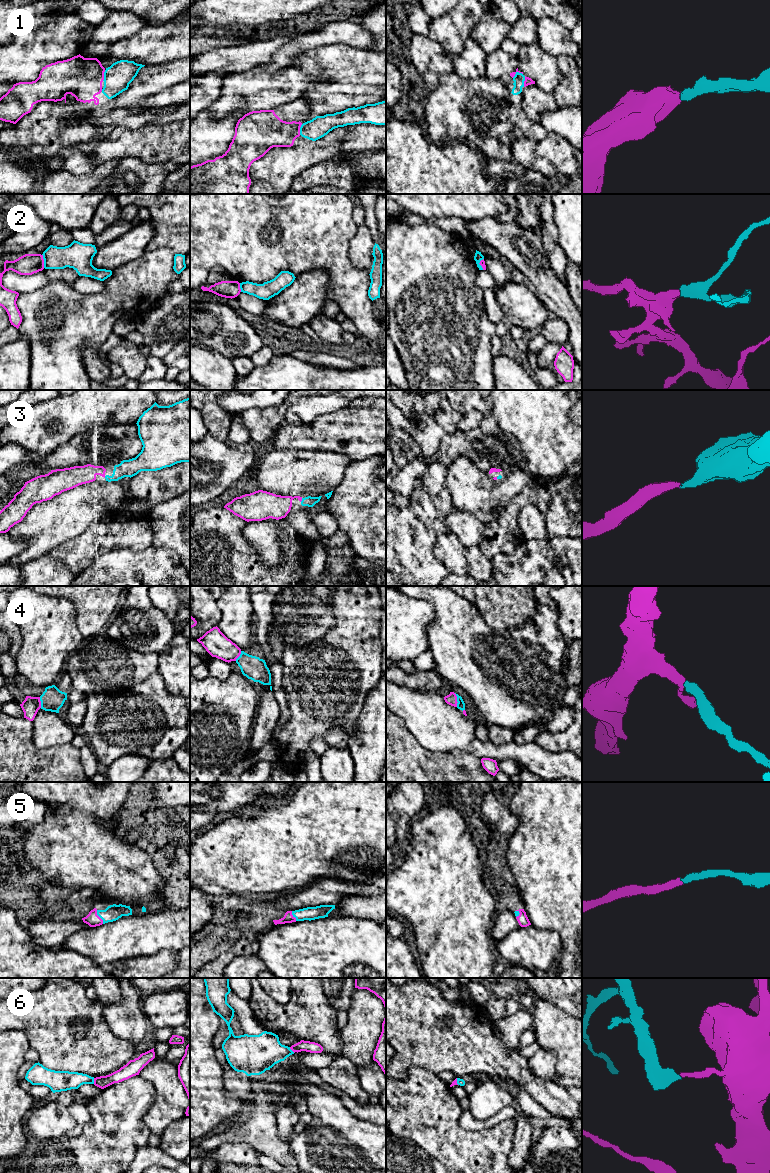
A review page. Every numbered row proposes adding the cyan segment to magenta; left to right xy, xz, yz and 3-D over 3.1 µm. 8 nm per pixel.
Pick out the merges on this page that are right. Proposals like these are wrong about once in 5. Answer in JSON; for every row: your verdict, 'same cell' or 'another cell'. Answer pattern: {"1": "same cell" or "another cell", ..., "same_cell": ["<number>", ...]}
{"1": "same cell", "2": "another cell", "3": "same cell", "4": "same cell", "5": "same cell", "6": "another cell", "same_cell": ["1", "3", "4", "5"]}

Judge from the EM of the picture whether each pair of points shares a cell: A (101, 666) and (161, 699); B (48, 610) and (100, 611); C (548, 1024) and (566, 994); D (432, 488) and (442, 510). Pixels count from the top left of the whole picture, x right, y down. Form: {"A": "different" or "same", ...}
{"A": "different", "B": "different", "C": "different", "D": "same"}

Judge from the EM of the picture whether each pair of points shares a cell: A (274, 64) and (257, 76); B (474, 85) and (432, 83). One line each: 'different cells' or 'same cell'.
A: different cells
B: different cells

